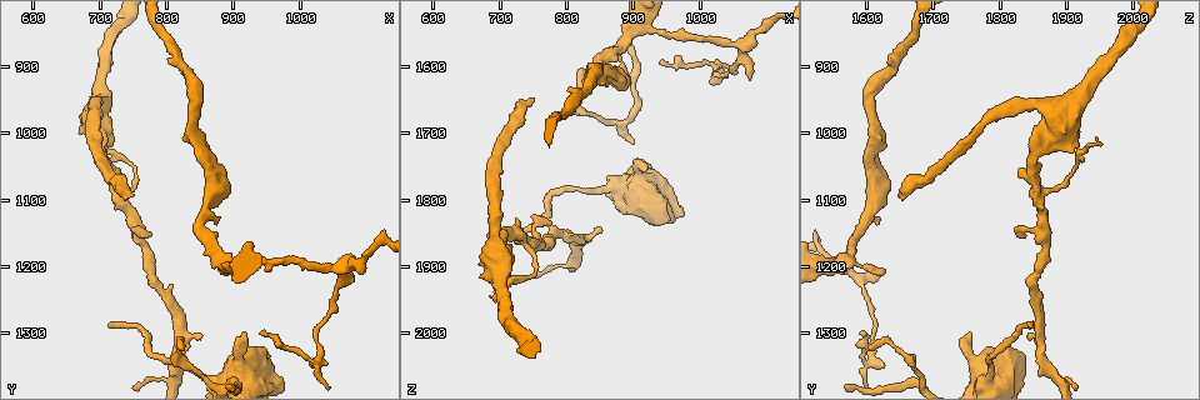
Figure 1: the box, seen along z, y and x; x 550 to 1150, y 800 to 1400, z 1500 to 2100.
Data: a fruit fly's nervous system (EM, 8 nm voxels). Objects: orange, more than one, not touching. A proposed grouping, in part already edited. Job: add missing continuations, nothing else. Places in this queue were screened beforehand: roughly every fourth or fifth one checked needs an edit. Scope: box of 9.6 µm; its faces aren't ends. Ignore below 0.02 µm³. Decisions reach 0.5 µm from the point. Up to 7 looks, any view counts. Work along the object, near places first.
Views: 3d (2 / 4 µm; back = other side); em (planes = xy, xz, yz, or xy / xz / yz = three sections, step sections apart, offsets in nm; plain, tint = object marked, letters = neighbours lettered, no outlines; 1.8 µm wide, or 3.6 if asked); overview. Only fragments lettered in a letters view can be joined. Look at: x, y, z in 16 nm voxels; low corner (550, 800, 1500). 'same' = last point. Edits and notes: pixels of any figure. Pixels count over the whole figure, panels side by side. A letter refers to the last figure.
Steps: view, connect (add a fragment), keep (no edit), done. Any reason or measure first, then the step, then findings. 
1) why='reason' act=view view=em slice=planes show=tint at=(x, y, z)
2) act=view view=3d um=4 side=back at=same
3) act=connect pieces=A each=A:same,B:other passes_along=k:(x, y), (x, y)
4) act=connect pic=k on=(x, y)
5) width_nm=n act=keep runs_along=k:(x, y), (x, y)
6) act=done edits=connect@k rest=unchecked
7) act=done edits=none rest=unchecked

why='free end' act=view view=3d um=2 at=(850, 1305, 1840)

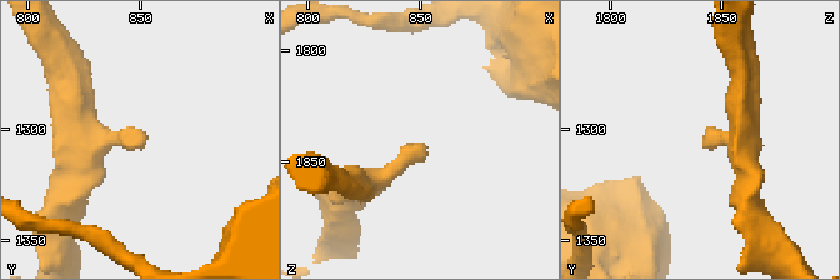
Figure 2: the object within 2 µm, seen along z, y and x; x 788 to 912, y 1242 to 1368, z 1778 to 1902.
why='shape alone is not enough' act=view view=em slice=xz step=8 show=letters at=(851, 1306, 1840)

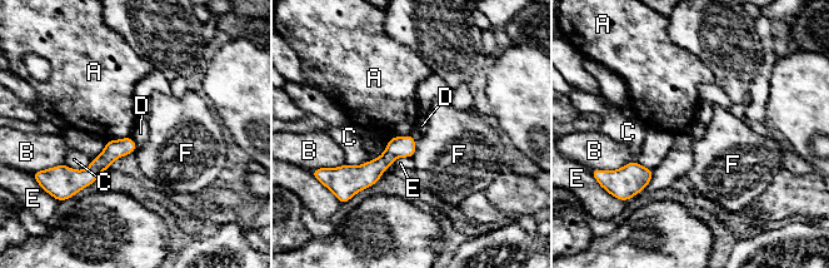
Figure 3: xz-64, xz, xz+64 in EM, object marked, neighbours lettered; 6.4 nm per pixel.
why='cut it another way' act=view view=em slice=planes show=letters at=same

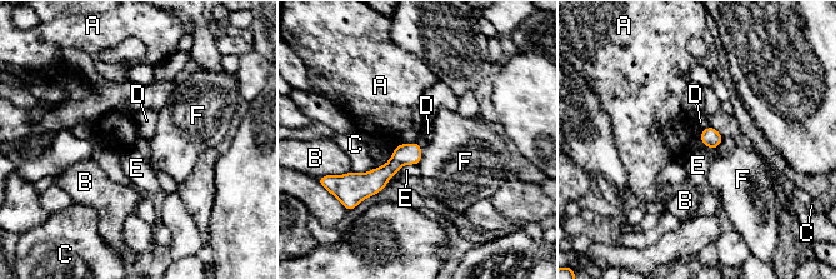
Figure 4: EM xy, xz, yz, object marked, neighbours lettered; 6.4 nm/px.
width_nm=120 act=keep each=A:other,B:other,C:other,D:other,E:other,F:other border=4:(415, 142), (396, 147) found='none of them fits'

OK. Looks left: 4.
why='branch stops here' act=view view=3d um=4 at=(750, 1100, 1650)

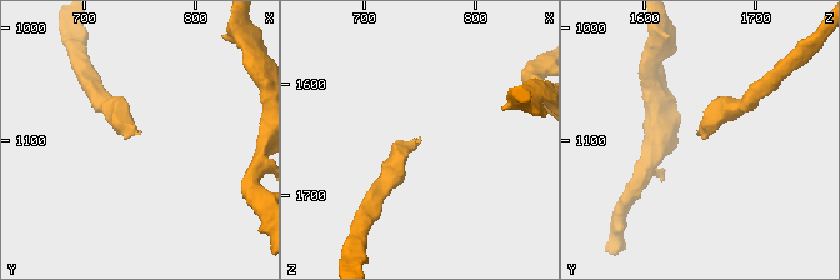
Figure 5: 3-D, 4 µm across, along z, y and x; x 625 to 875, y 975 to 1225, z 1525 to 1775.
act=view view=em slice=planes show=letters at=(750, 1096, 1646)

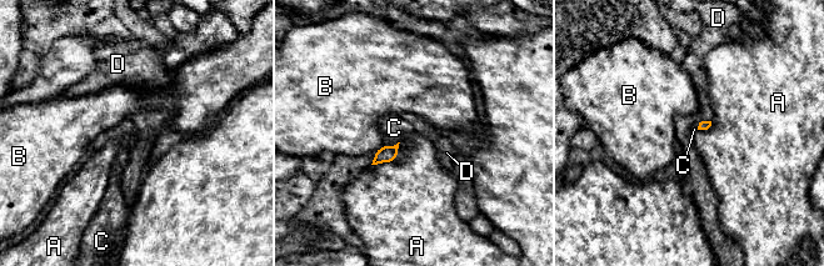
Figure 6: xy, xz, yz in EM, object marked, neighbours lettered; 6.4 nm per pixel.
longest_contact=A:240nm act=connect pieces=C each=A:other,B:other,C:same,D:other found='it goes on there'

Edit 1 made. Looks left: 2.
why='free end' act=view view=em slice=xz step=8 show=letters at=(900, 1205, 1620)

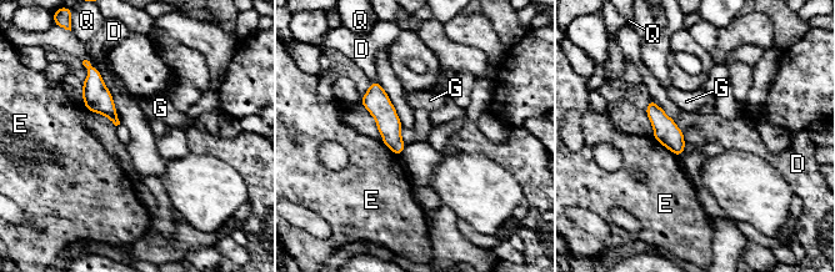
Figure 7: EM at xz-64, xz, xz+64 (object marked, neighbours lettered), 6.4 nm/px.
why='another direction' act=view view=em slice=planes show=letters at=same

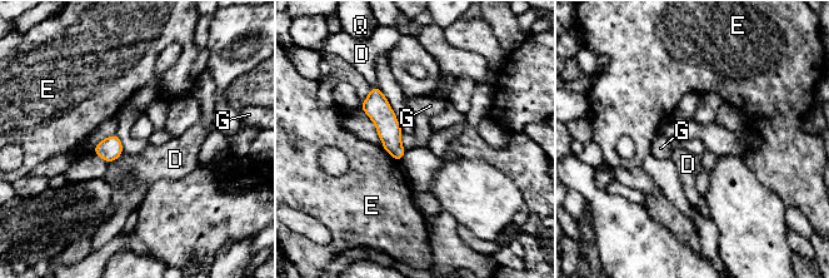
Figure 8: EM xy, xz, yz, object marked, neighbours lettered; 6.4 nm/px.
act=keep each=D:other,E:other,G:other,Q:other runs_along=8:(373, 90), (398, 157) found='none of them fits'

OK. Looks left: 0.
act=done edits=connect@6 rest=unchecked

